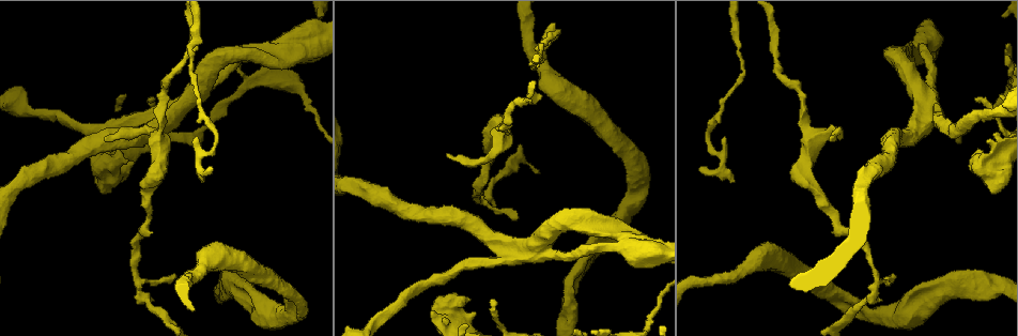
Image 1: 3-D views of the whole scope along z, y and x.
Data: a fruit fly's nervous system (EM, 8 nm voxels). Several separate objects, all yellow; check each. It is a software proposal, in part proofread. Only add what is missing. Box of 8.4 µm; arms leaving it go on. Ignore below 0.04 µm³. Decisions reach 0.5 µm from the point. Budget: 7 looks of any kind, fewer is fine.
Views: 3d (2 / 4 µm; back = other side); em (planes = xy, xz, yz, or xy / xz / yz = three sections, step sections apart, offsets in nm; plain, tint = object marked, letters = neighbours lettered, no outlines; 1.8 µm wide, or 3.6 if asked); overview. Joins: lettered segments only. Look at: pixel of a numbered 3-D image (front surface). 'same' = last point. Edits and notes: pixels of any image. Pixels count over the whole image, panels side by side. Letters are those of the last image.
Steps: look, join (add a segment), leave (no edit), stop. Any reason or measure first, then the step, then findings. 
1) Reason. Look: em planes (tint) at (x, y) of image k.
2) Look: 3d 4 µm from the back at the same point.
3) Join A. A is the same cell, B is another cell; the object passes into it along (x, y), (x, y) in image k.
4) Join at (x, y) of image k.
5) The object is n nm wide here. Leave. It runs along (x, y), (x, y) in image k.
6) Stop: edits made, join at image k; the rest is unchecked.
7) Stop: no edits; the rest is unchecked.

Closes a loop. Look: 3d 2 µm at (233, 287) of image 1.

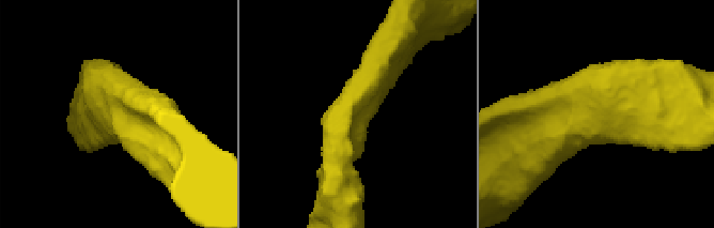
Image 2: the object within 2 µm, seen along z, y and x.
Look: em planes (tint) at (109, 113) of image 2.

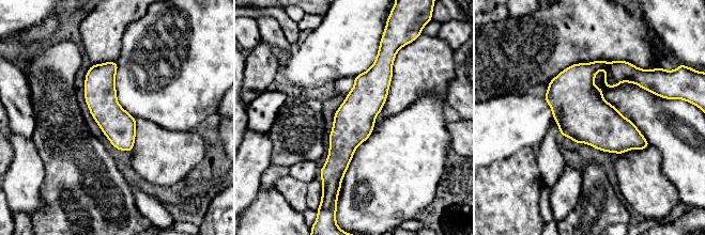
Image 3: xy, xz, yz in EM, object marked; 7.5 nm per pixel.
Look: em planes (letters) at the same point.

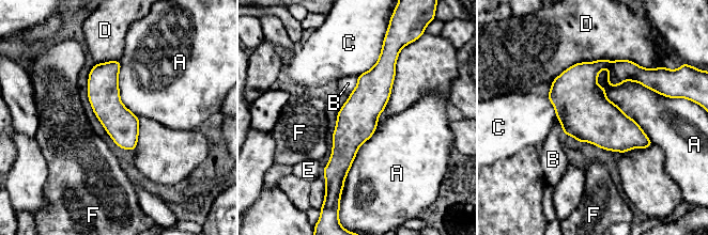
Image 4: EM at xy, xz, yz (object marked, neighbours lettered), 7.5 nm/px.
The longest contact is with A, 700 nm. Leave. A, B, C, D, E and F are other cells; none of them fits.

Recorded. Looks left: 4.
An open end. Look: 3d 4 µm at (447, 154) of image 1.

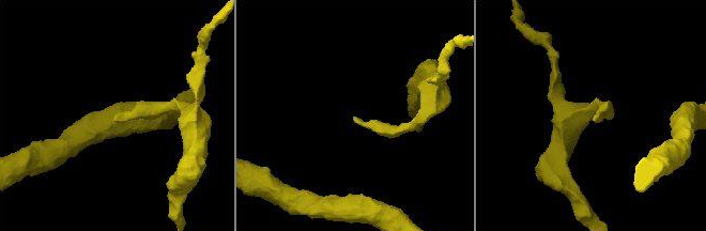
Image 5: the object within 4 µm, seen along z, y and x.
Need the tissue. Look: em planes (letters) at (594, 120) of image 5.

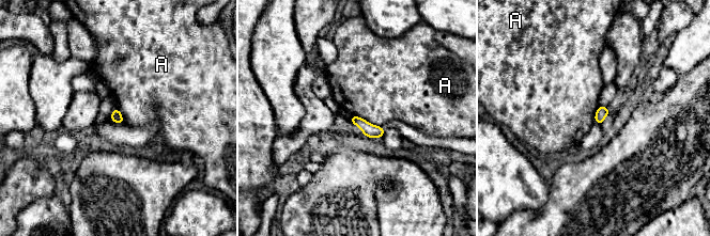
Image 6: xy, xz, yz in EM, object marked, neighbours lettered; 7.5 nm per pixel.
The longest contact is with A, 240 nm. Leave. A is another cell; no lettered segment goes on from it.

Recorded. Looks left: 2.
Two arms at a narrow angle. Look: em 3.6 µm planes (letters) at (637, 243) of image 1.

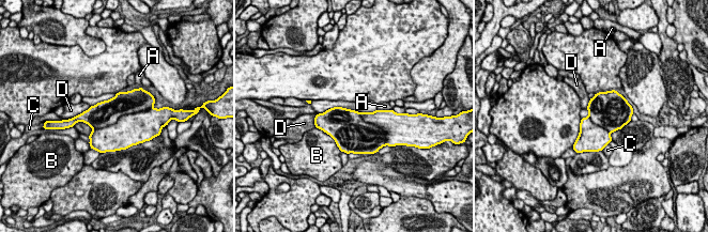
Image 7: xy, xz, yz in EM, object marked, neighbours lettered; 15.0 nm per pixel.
The object is 480 nm wide here. Leave. A, B, C and D are other cells; a border runs along (91, 106), (78, 114) in image 7; no lettered segment goes on from it.

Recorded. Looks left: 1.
Stop: no edits; the rest is unchecked.

